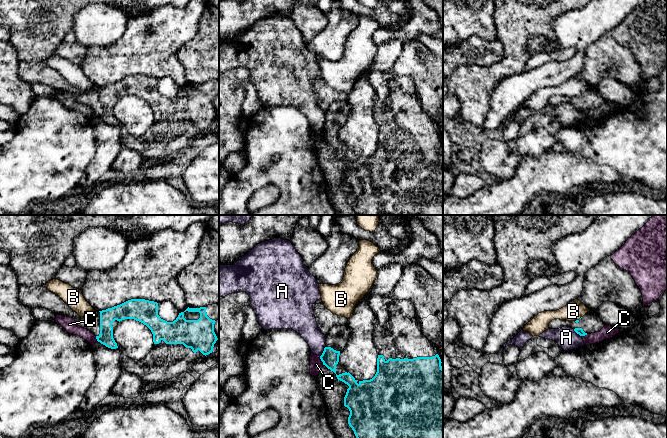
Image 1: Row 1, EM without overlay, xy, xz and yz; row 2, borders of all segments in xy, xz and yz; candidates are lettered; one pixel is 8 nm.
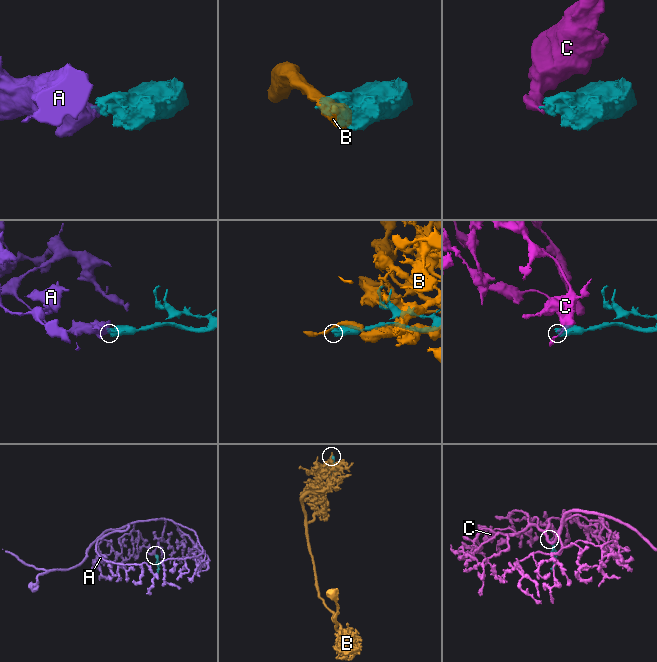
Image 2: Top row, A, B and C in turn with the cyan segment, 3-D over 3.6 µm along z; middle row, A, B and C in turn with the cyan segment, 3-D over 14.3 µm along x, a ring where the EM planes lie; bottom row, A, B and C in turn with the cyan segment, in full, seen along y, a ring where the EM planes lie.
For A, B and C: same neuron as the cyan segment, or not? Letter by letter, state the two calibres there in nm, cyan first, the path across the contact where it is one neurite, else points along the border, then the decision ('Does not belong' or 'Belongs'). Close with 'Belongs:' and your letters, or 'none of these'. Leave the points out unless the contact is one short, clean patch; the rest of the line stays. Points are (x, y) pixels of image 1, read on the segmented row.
A: Thickness 140 nm (cyan) against 170 nm. Boundary: xz (325, 346), (320, 356). Does not belong
B: Thickness 20 nm (cyan) against 150 nm. Does not belong
C: Thickness 140 nm (cyan) against 100 nm. Boundary: xz (319, 356), (323, 364). Does not belong
Belongs: none of these

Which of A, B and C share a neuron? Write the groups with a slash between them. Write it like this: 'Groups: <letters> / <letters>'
Groups: A / B / C

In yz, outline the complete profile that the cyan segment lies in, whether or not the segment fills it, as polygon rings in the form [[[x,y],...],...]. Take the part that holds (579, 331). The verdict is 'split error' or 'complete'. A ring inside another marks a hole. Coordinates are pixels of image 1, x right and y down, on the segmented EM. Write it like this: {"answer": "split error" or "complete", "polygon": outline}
{"answer": "split error", "polygon": [[[595,311],[587,312],[583,317],[576,321],[554,319],[549,323],[549,329],[559,329],[564,326],[572,328],[580,336],[585,336],[600,331],[605,324]]]}

